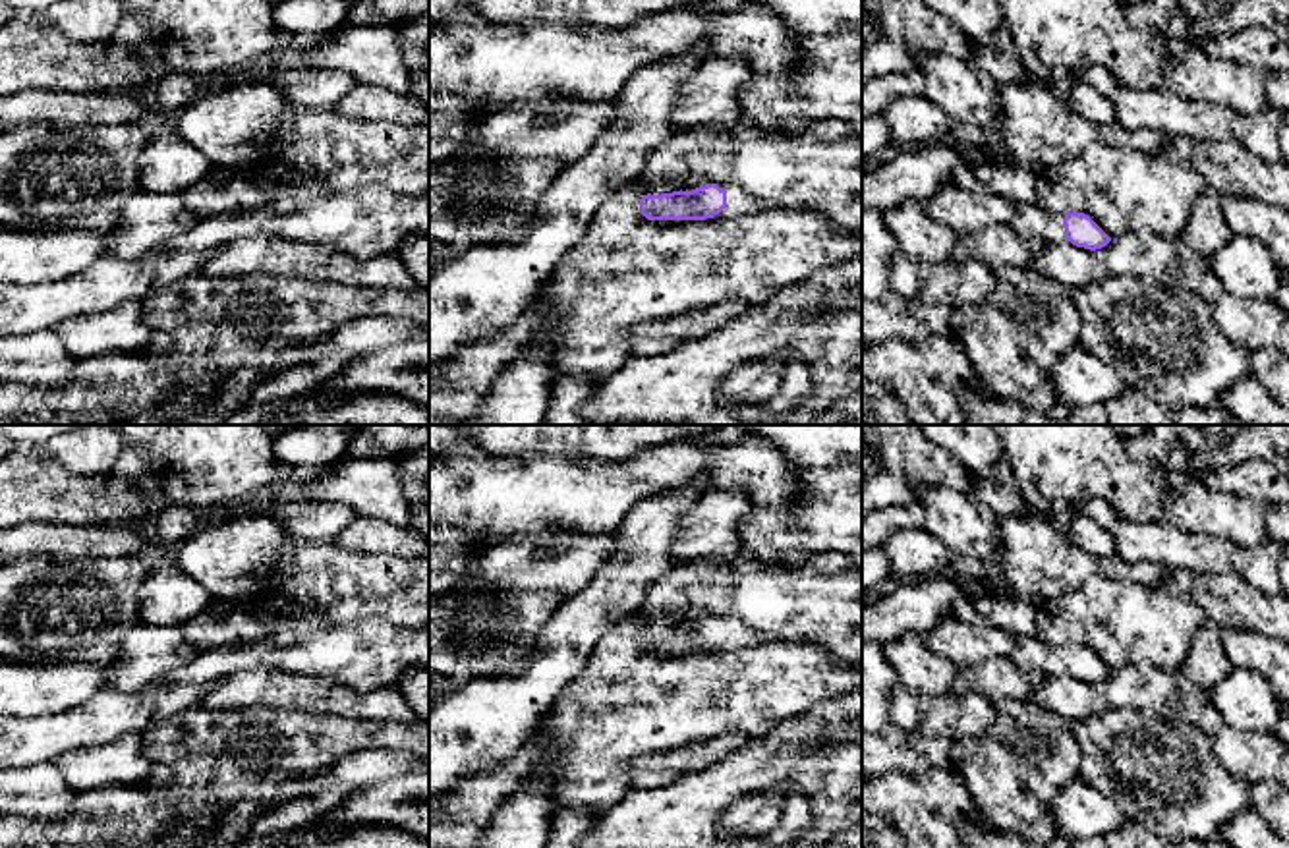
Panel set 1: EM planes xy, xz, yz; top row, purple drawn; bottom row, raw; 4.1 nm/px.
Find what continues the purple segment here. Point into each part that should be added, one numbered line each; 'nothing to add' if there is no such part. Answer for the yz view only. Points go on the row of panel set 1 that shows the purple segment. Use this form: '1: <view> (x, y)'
1: yz (1036, 226)

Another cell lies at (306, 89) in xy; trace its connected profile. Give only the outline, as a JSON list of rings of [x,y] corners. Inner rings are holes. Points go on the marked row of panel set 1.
[[[280,66],[265,75],[274,83],[294,110],[334,110],[356,81],[338,70],[307,70],[300,66]]]

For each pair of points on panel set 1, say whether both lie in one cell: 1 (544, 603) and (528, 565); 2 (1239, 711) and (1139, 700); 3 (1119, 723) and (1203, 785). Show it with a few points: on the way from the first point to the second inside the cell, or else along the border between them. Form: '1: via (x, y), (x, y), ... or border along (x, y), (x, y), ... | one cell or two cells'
1: border along (493, 592), (553, 592), (563, 599) | two cells
2: border along (1206, 692), (1231, 727), (1259, 731) | two cells
3: via (1141, 744), (1181, 785) | one cell

